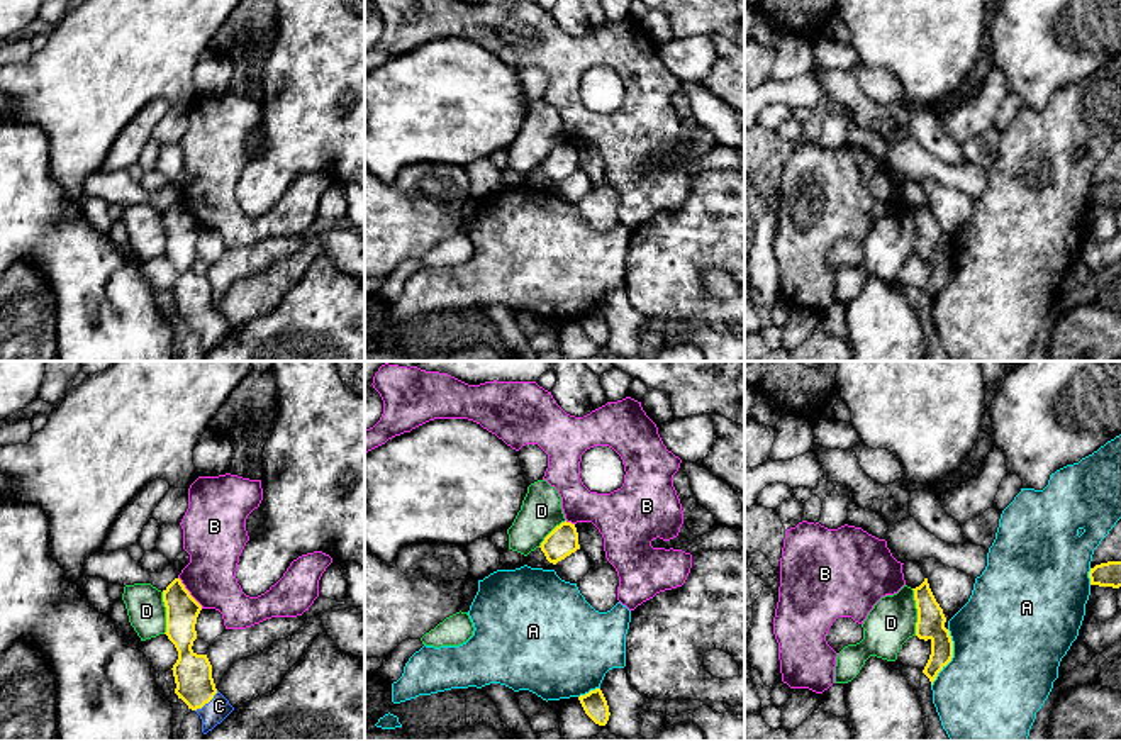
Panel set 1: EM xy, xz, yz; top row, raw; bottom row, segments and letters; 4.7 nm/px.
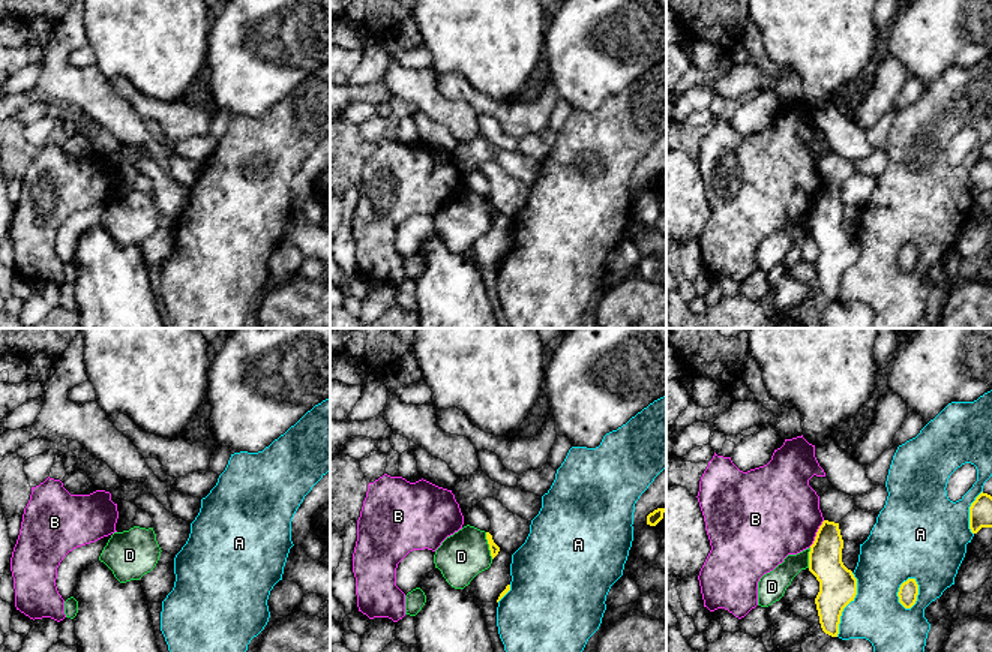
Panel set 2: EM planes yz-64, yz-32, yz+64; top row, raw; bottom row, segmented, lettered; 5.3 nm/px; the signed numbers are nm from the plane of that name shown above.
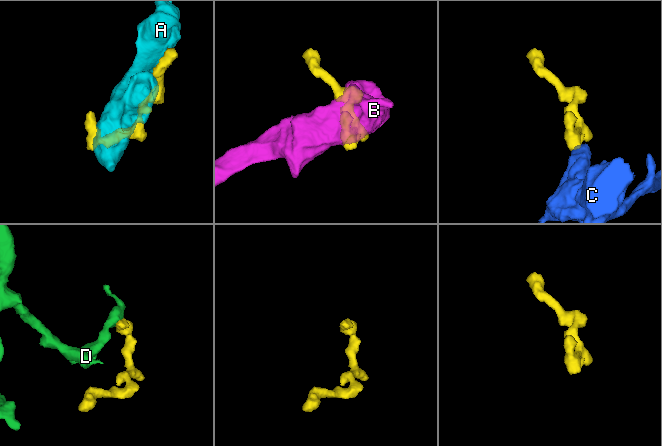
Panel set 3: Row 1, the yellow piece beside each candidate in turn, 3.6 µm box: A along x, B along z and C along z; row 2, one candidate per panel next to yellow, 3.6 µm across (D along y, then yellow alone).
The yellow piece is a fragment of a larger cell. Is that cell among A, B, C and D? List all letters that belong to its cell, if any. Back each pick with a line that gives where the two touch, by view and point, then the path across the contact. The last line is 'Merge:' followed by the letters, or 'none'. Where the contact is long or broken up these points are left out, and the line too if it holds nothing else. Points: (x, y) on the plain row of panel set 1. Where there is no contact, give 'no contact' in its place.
C: xy (207, 323) | across xy (192, 292), (194, 304), (207, 323), (217, 329)
Merge: C

